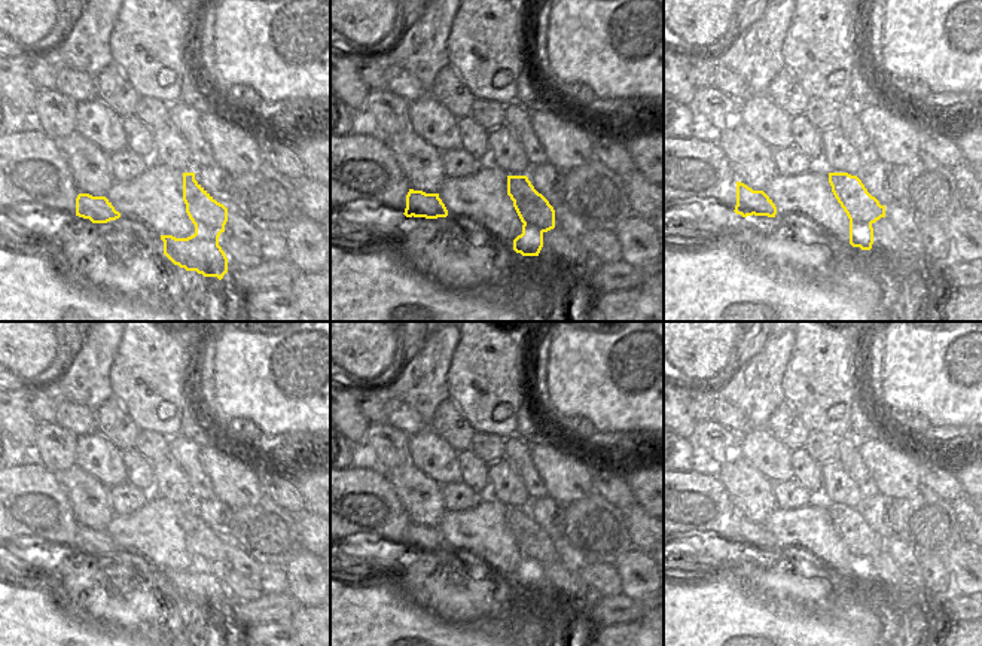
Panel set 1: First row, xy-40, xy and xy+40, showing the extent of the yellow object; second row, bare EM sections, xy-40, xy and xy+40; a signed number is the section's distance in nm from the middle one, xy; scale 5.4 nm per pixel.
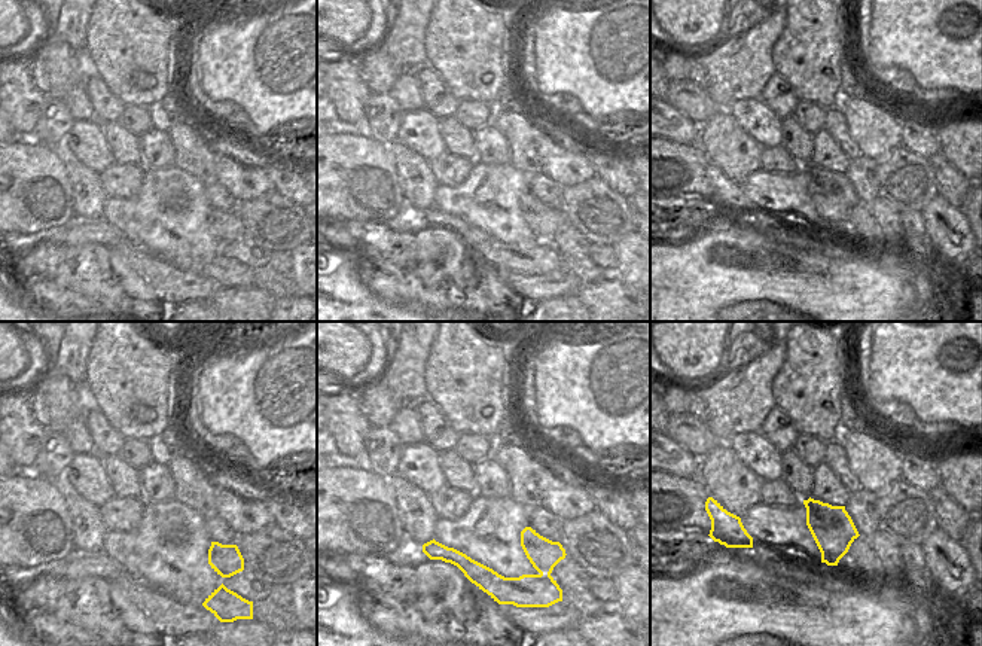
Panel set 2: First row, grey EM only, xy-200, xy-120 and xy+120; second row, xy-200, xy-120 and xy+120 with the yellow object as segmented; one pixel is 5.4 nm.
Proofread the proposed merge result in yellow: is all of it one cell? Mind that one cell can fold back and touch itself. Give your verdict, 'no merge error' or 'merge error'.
merge error

